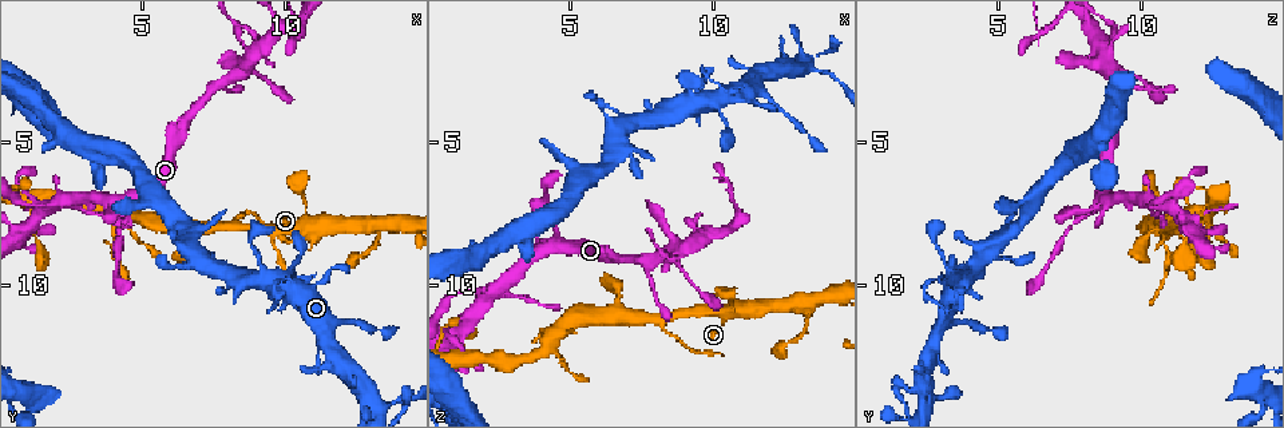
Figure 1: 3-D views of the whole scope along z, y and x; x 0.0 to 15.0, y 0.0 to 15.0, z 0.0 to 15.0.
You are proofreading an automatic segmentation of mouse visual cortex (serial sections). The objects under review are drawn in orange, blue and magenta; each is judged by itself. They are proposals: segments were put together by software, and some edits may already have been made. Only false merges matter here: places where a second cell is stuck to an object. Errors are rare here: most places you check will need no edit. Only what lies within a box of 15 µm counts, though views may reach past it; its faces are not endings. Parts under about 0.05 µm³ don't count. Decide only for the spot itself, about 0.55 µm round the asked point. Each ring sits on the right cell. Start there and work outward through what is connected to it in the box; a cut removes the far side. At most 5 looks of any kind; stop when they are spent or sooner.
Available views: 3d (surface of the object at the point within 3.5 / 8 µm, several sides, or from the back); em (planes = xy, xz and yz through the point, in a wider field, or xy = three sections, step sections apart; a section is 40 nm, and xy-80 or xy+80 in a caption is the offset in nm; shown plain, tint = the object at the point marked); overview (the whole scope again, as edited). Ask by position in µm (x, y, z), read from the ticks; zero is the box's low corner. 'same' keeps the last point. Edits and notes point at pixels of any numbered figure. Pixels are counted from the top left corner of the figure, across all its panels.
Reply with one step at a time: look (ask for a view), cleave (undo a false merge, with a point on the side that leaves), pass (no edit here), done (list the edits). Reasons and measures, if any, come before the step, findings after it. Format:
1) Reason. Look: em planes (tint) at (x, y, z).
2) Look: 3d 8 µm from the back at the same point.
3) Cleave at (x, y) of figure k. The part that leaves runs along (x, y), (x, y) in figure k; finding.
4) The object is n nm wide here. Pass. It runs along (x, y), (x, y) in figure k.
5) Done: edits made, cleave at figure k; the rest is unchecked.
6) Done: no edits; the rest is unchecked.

Abrupt turn. Look: 3d 3.5 µm at (8.4, 7.9, 11.1).

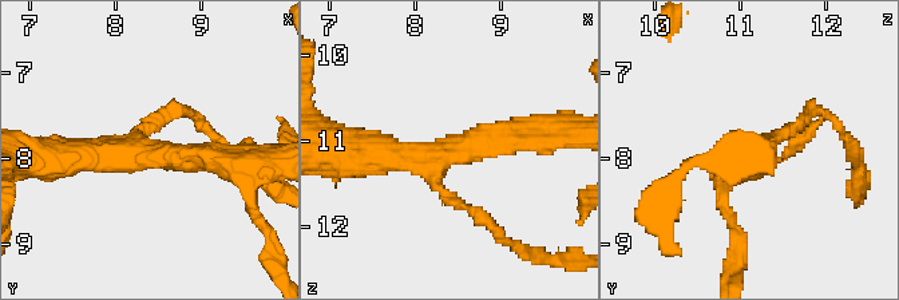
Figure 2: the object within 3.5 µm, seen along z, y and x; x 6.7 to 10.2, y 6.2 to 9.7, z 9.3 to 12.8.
3 arms meet here; the arms are 150, 300, 350 nm wide. Look: em xy step 5 (tint) at (8.30, 7.95, 11.15).

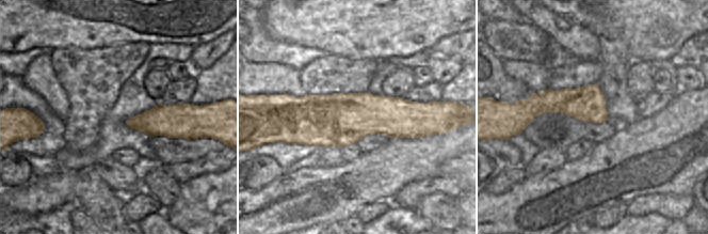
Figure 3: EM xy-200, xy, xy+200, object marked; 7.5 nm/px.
The object is 400 nm wide here. Pass. It runs along (287, 109), (428, 126) in figure 3; all the same cell.

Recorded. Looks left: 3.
Narrows sharply. Look: 3d 3.5 µm at (10.8, 7.4, 10.9).

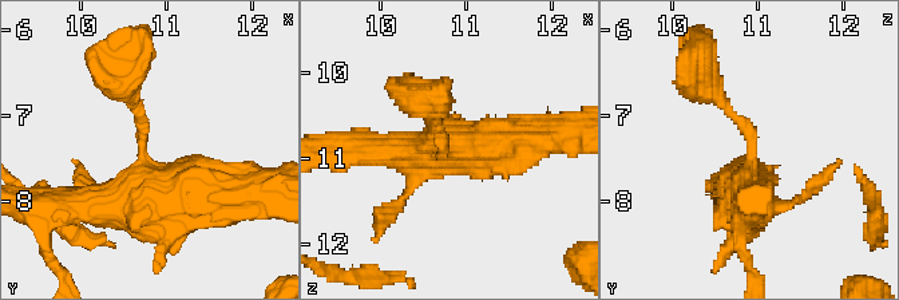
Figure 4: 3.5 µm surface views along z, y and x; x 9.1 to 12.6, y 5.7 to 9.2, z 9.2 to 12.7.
The arms are 200, 450 nm wide; need the tissue. Look: em planes (tint) at (10.75, 7.35, 10.95).

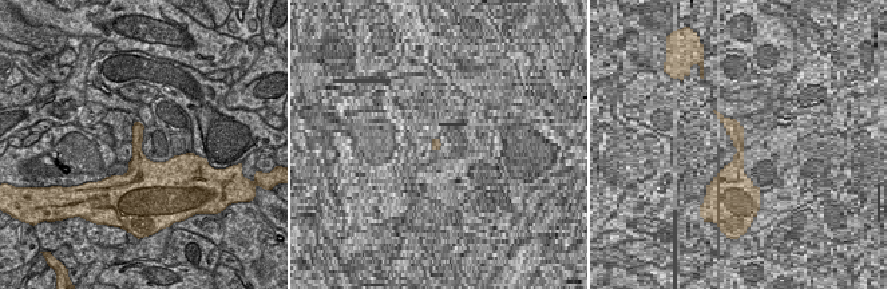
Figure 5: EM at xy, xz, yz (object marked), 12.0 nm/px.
Pass. It runs along (769, 209), (745, 196), (752, 134), (704, 77) in figure 4; all the same cell.

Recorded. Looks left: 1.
Done: no edits; the rest is unchecked.

